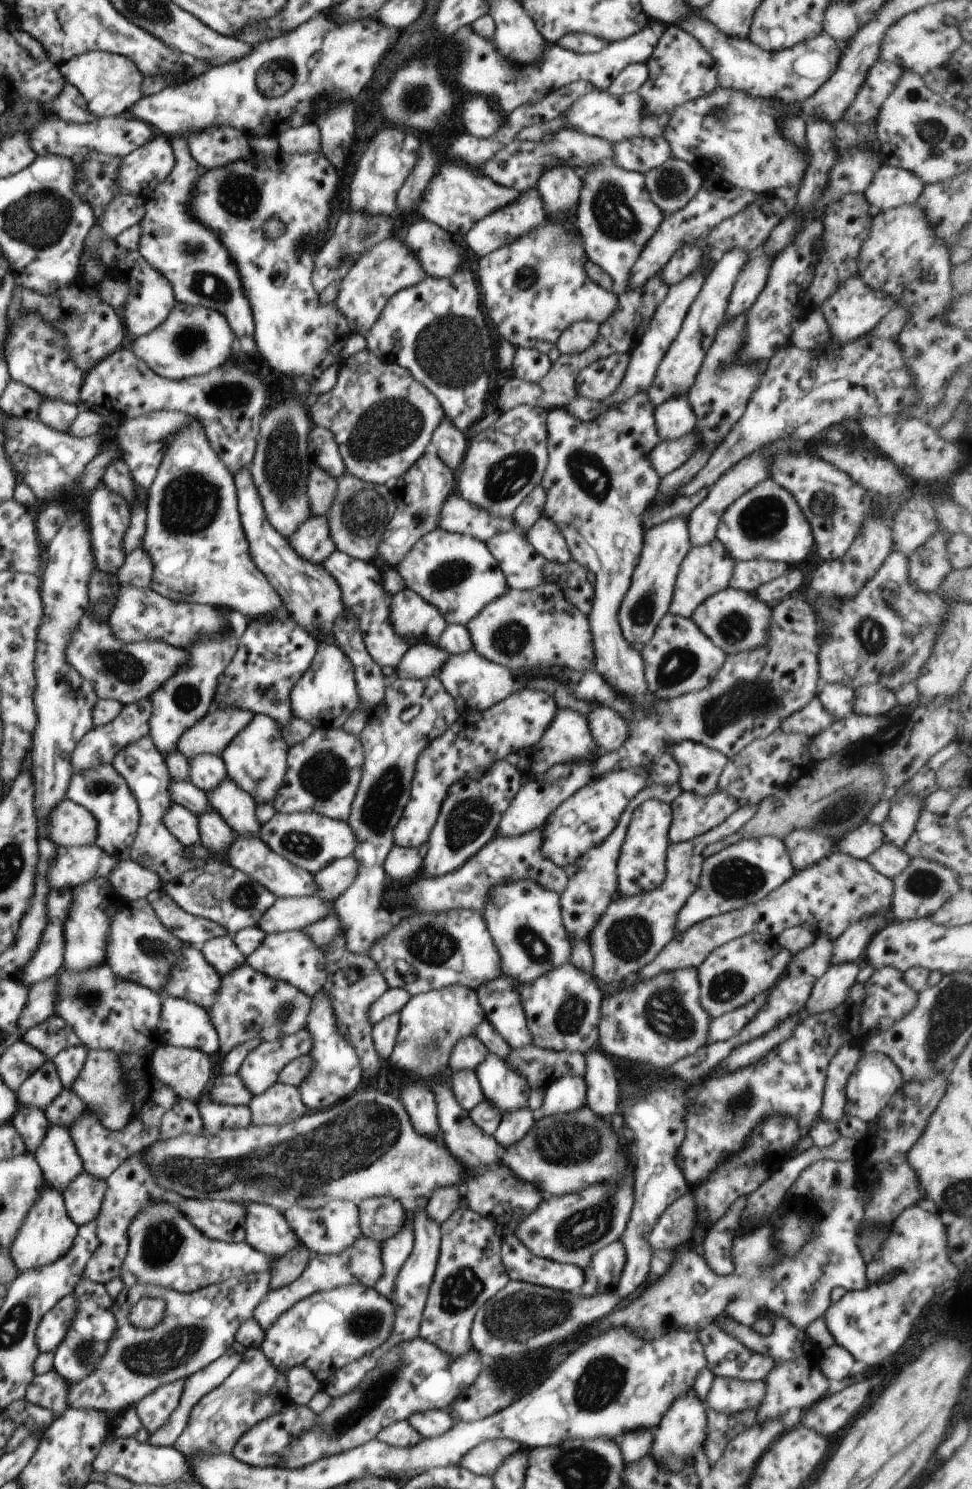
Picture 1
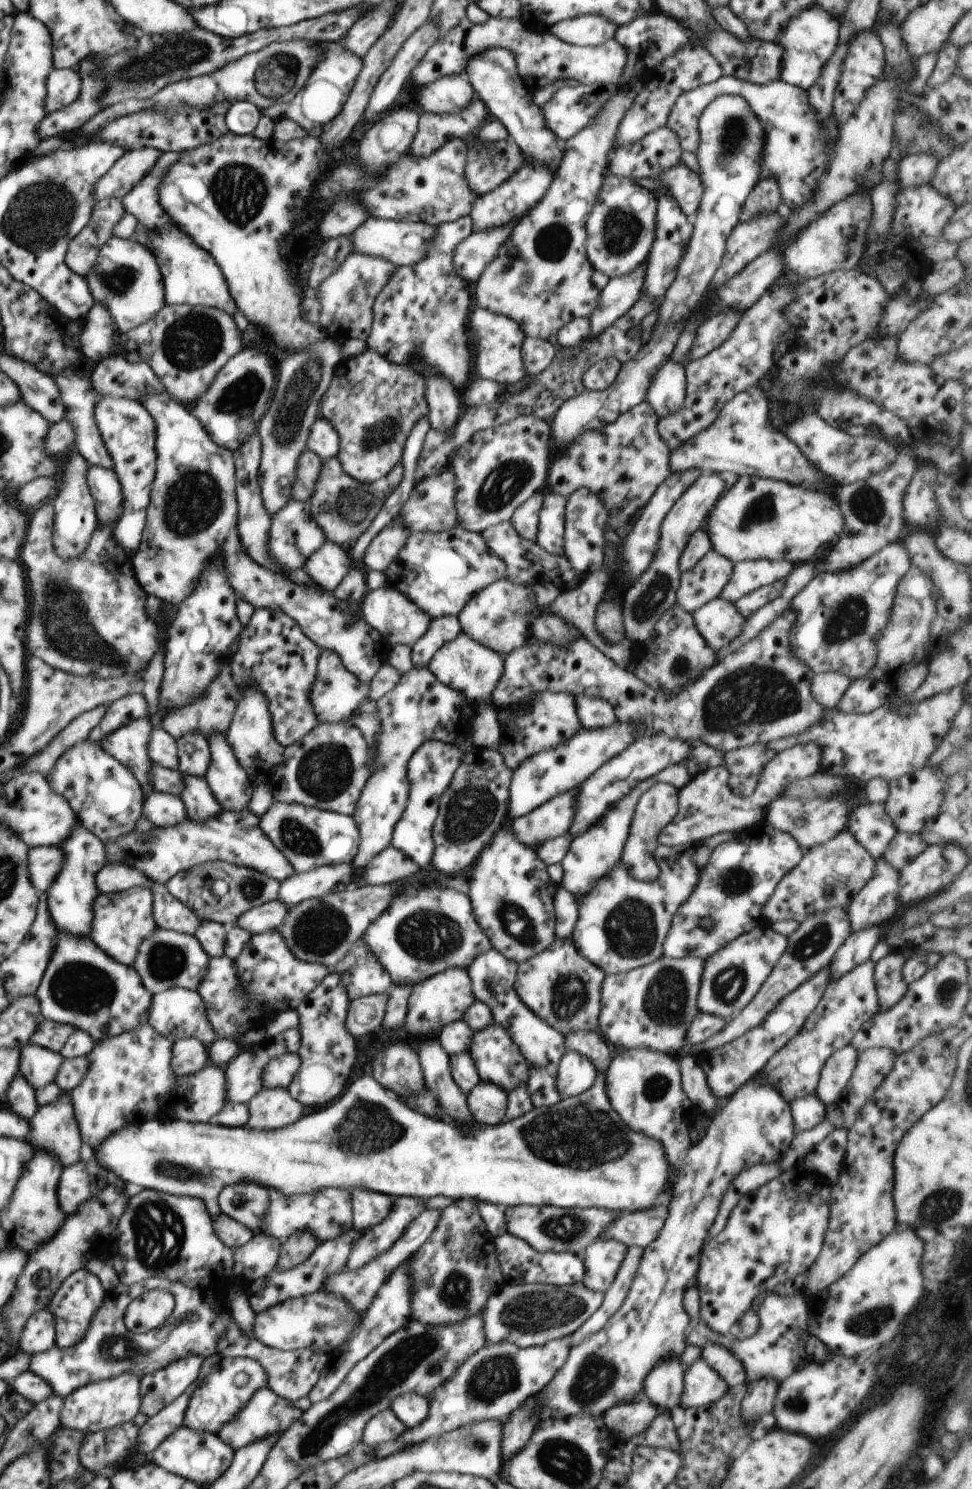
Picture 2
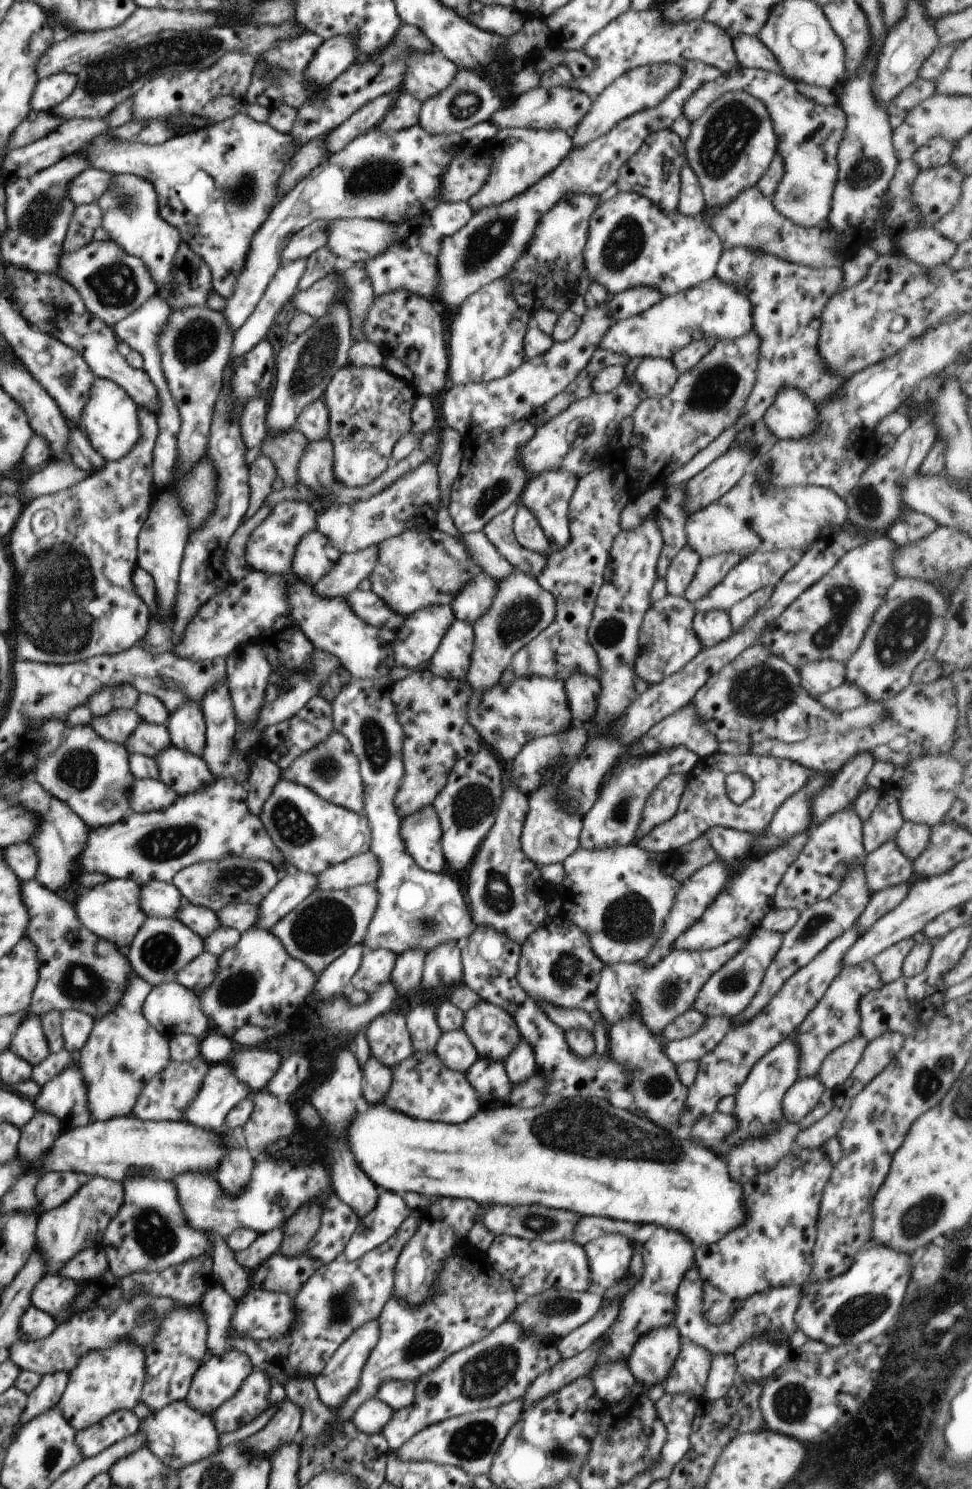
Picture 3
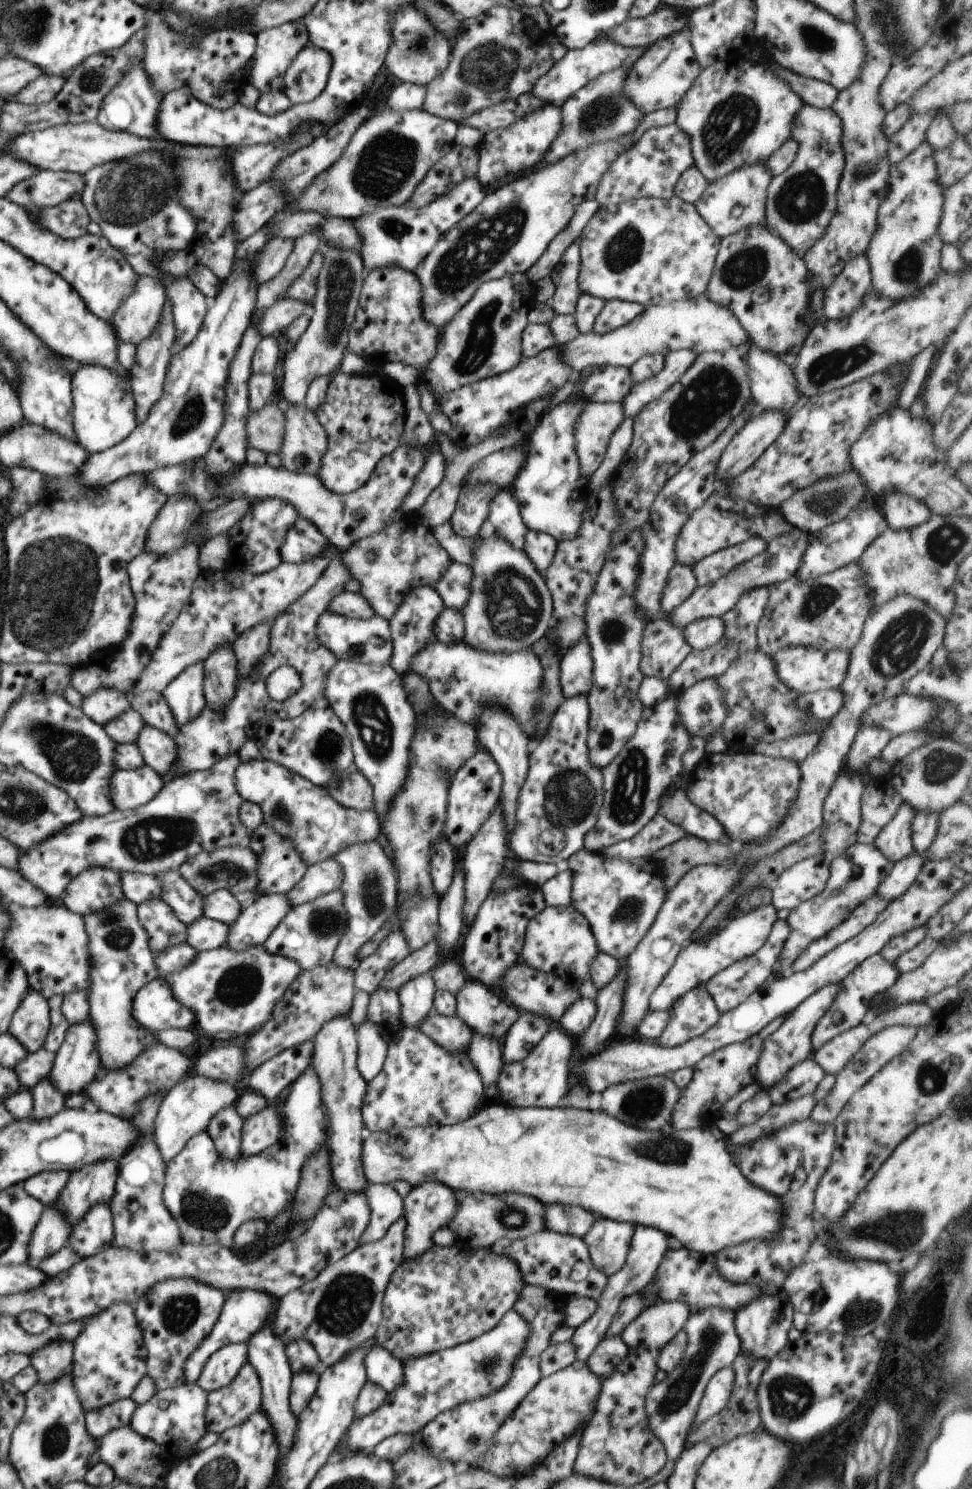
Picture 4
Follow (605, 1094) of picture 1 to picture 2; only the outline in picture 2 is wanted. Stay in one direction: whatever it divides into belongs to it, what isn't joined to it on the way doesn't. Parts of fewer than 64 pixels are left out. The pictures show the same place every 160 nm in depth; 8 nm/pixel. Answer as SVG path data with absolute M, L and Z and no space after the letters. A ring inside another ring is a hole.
M577 1031L569 1033L565 1038L565 1045L568 1051L576 1051L585 1056L598 1072L606 1075L611 1063L612 1054L604 1038L596 1031Z

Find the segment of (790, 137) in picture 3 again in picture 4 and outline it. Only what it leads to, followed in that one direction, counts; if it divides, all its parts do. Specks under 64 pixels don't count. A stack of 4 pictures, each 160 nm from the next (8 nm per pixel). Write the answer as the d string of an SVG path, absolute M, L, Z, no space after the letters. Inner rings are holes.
M809 104L802 105L800 108L799 113L796 113L795 121L792 125L791 130L791 138L797 142L798 150L794 159L794 162L784 171L782 174L773 176L771 178L768 190L767 190L767 199L766 199L766 220L768 224L768 228L774 232L774 234L778 235L788 246L794 250L798 255L804 255L804 252L808 250L823 234L830 222L830 219L834 216L834 213L837 209L837 190L839 187L839 182L844 170L845 165L845 156L842 146L842 131L843 131L843 124L840 120L839 115L836 114L836 111L832 108L830 109L819 109L813 107Z

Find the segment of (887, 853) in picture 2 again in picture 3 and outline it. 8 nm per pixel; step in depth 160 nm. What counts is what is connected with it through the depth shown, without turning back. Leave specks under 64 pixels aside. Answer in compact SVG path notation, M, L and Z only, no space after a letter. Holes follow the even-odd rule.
M906 821L895 836L895 844L898 845L900 852L909 860L916 860L926 850L932 828L928 825L919 825Z

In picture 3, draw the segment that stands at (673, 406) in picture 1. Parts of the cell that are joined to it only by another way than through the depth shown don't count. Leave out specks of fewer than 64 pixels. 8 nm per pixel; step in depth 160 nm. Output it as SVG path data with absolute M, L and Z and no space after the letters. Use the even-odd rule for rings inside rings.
M645 357L633 375L643 388L644 397L651 399L666 396L676 384L679 372L672 359Z

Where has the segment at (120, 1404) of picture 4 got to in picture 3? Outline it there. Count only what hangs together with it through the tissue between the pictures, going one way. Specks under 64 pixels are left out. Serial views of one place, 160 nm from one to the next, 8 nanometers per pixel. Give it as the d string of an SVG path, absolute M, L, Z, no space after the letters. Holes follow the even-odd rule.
M119 1410L90 1428L78 1431L76 1446L83 1458L96 1456L118 1441L139 1431L141 1420L134 1411Z

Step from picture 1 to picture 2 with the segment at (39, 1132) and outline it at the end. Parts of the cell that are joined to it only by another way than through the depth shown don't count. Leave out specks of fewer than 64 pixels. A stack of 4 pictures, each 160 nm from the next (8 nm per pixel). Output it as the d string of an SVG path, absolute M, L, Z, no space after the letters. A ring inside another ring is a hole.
M18 1074L5 1094L4 1102L20 1118L31 1124L31 1120L39 1109L35 1093L32 1085L21 1074Z

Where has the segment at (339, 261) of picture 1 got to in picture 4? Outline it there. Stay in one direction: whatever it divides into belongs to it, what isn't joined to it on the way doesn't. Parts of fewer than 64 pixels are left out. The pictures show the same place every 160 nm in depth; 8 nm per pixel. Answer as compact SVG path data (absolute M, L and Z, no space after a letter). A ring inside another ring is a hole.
M319 248L312 255L304 272L288 287L285 298L300 299L312 304L317 291L317 278L323 265L323 256L322 248Z

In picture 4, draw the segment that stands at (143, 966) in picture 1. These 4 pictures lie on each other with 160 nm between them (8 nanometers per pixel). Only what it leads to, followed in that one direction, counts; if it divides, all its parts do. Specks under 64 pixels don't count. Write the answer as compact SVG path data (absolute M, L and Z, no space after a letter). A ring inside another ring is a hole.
M86 869L68 884L62 894L65 908L80 916L107 909L124 898L121 876L112 869Z

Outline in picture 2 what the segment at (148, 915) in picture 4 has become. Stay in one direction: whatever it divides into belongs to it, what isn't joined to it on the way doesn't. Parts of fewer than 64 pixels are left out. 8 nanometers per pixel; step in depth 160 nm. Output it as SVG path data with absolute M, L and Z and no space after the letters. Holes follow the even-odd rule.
M157 928L142 941L133 968L153 995L173 988L197 991L207 971L209 959L195 936Z

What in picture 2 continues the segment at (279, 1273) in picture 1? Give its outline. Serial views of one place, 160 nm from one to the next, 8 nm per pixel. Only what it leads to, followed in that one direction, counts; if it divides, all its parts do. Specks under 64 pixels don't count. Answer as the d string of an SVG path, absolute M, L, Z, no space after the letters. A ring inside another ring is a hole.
M300 1231L290 1235L281 1245L277 1269L287 1271L303 1263L316 1250L319 1240L314 1234Z

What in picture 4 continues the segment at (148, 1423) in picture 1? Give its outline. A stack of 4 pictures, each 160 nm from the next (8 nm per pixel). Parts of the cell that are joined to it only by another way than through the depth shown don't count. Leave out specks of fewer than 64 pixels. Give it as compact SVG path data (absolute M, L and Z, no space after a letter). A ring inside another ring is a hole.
M168 1279L151 1287L134 1304L147 1351L147 1375L154 1381L156 1392L186 1384L185 1362L211 1333L225 1297L224 1292L192 1279Z

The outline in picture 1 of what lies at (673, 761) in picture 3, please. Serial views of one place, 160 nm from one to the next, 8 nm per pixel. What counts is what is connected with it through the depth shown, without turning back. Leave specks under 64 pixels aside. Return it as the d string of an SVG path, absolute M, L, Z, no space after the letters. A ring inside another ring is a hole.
M676 780L672 786L662 786L662 784L650 784L646 786L638 795L635 795L626 810L622 812L620 820L616 824L616 828L610 832L608 838L604 838L604 842L600 842L598 846L592 846L586 854L582 854L574 865L577 871L571 877L568 877L566 888L560 895L560 905L562 918L564 918L564 926L568 930L570 938L580 938L586 940L588 934L592 934L592 928L596 928L600 914L604 914L604 910L610 906L613 898L617 893L617 863L620 857L621 847L623 846L628 826L632 821L634 810L650 798L656 798L660 802L672 803L683 792L683 787Z

